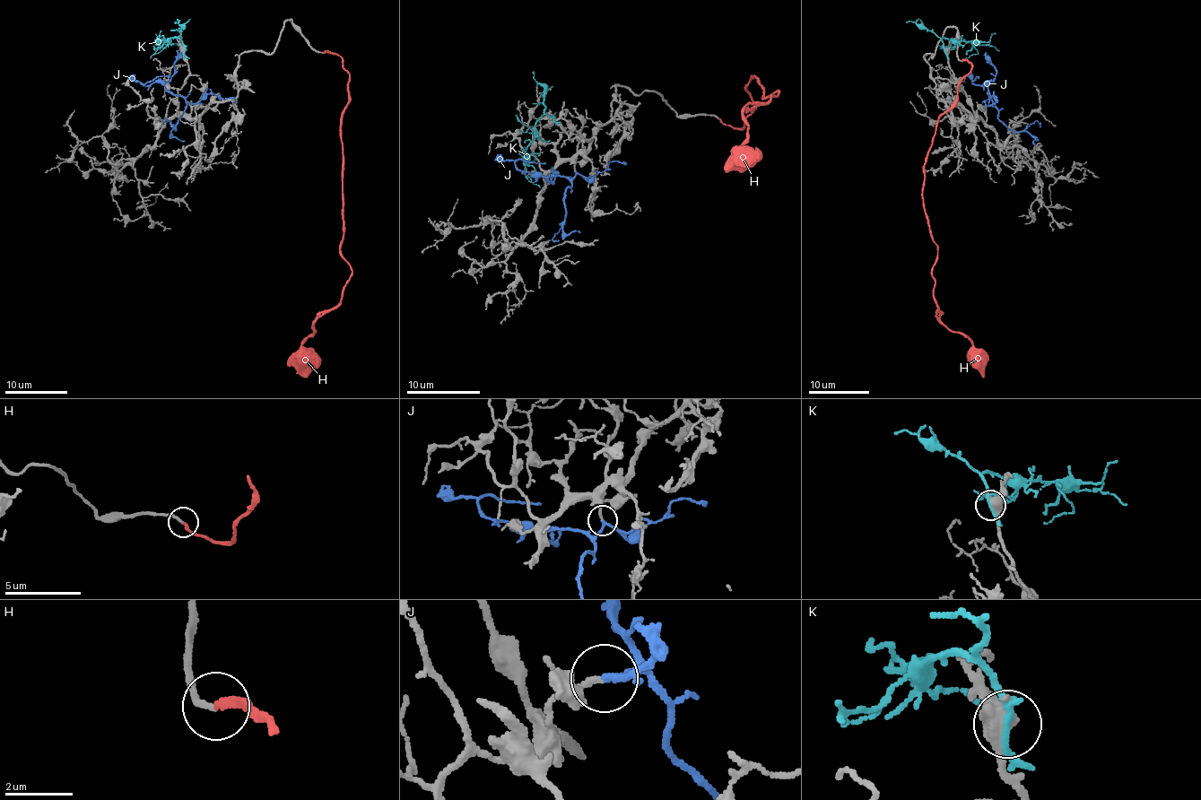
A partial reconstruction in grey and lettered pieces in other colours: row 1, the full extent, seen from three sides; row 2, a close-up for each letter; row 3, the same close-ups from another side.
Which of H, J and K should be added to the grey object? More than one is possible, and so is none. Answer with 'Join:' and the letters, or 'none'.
Join: H, J

